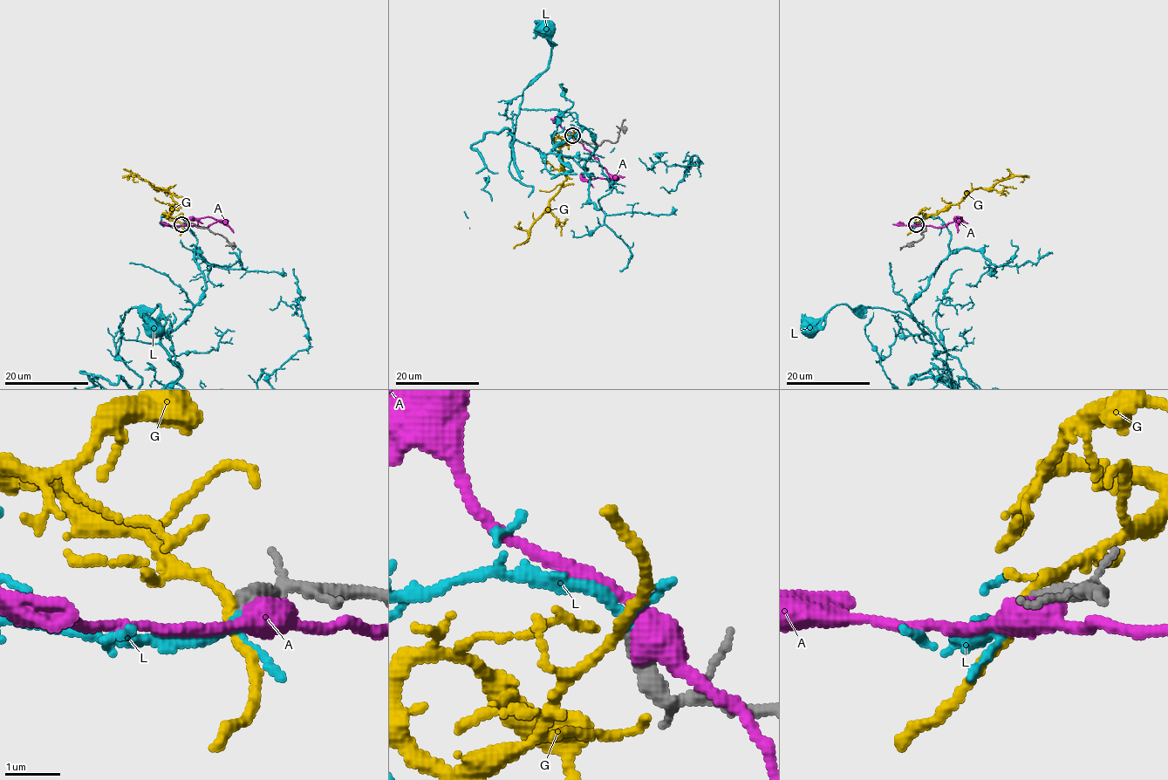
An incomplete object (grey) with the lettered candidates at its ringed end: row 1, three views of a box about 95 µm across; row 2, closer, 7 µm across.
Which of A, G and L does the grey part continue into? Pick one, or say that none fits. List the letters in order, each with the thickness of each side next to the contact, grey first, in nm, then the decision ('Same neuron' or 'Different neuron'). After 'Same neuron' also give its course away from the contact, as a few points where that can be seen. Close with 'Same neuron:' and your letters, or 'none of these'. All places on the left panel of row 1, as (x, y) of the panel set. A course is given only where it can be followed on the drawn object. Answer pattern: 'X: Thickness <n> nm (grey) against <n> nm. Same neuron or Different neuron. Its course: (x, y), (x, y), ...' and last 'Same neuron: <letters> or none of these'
A: Thickness 360 nm (grey) against 480 nm. Different neuron
G: Thickness 300 nm (grey) against 170 nm. Different neuron
L: Thickness 260 nm (grey) against 150 nm. Same neuron
Same neuron: L

